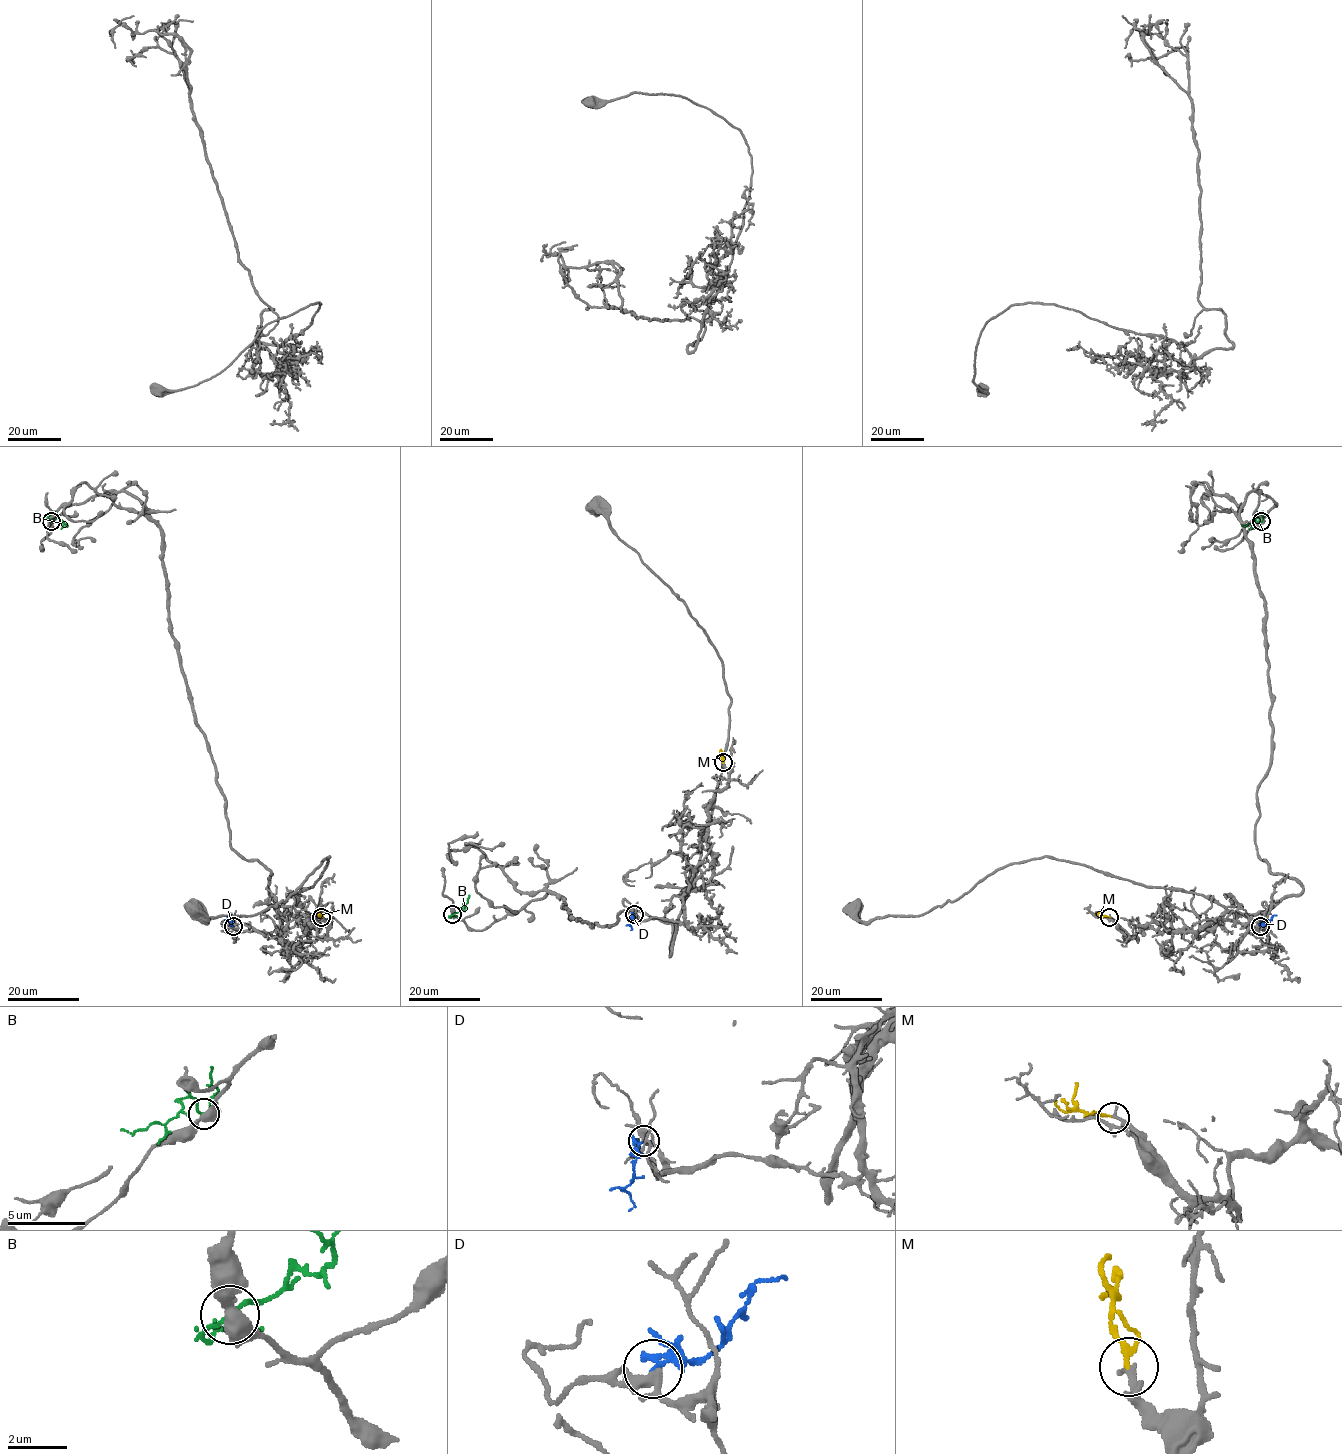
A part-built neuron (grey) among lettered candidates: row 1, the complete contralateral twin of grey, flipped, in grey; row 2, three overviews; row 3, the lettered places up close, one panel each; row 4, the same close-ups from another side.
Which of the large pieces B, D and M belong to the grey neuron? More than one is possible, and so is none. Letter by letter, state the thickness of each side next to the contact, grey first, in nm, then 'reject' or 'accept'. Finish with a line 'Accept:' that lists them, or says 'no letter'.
B: 500 nm thick on the grey side, 110 nm on the other; reject
D: 280 nm thick on the grey side, 160 nm on the other; reject
M: 240 nm thick on the grey side, 130 nm on the other; accept
Accept: M

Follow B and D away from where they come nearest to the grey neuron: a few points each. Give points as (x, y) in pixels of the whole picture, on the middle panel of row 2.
B: (453, 914), (462, 910), (469, 895)
D: (634, 914), (630, 930)

